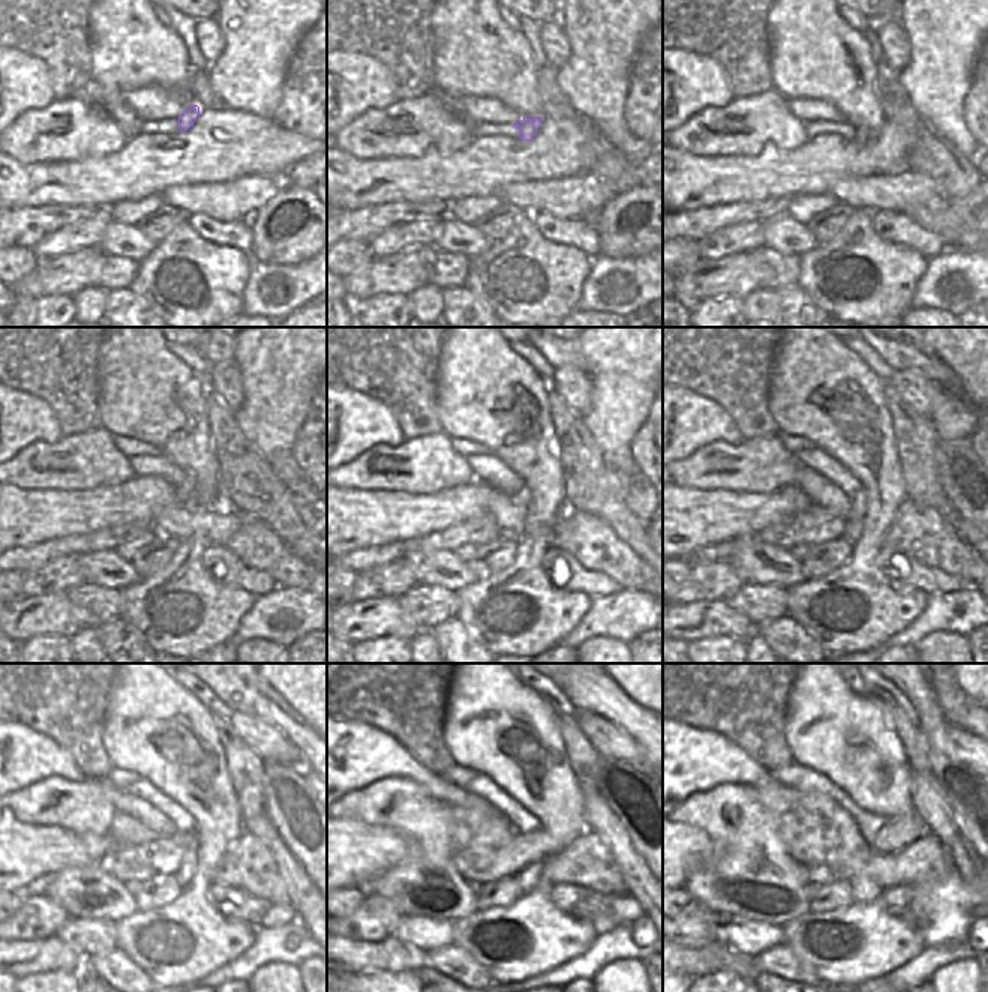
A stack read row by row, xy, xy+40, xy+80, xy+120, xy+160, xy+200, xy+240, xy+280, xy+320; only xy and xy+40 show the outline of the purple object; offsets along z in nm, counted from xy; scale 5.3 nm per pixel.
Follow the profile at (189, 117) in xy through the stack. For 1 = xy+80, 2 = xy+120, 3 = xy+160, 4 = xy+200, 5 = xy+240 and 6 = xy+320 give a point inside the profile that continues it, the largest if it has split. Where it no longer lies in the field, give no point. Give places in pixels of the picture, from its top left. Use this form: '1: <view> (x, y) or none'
1: xy+80 (862, 135)
2: xy+120 (185, 489)
3: xy+160 (525, 499)
4: xy+200 (856, 518)
5: xy+240 (188, 866)
6: xy+320 (865, 890)

